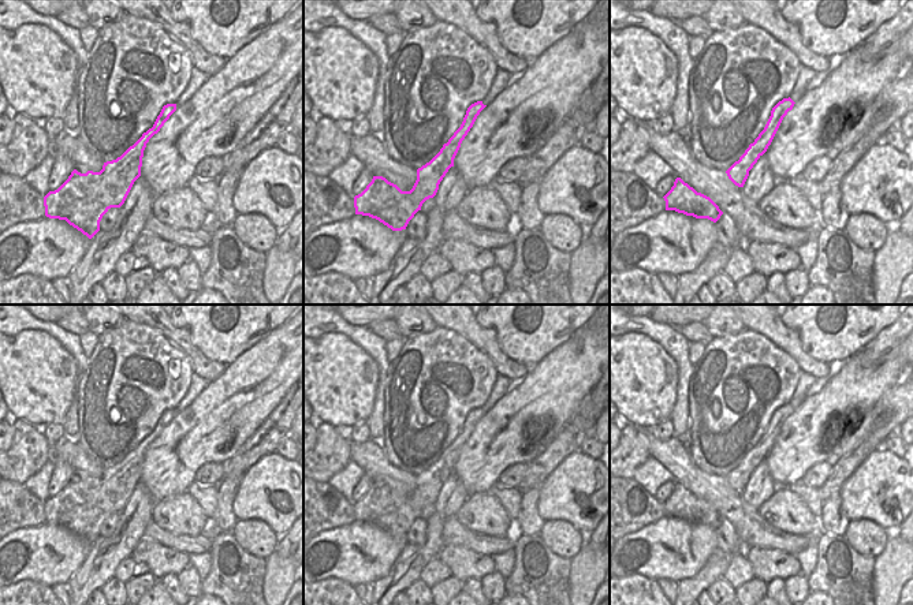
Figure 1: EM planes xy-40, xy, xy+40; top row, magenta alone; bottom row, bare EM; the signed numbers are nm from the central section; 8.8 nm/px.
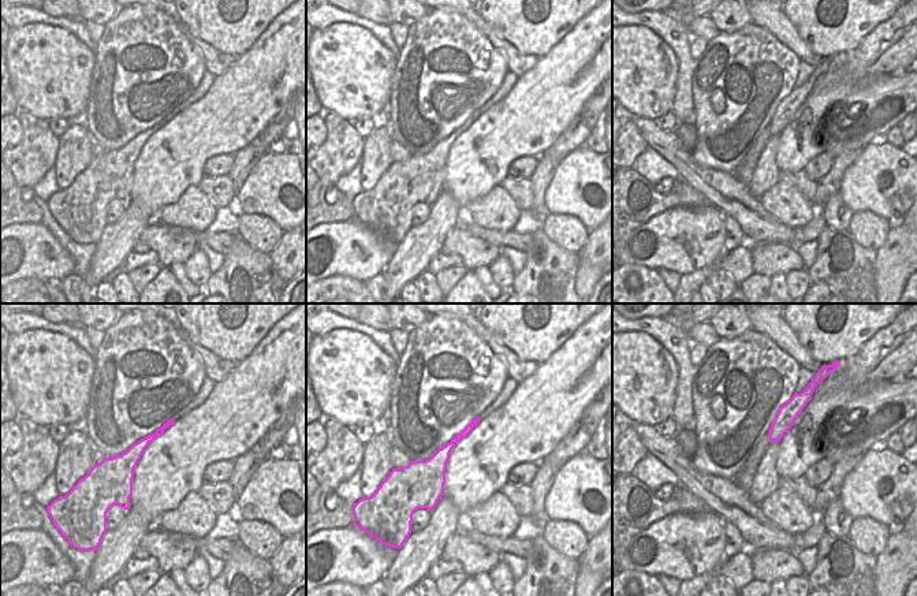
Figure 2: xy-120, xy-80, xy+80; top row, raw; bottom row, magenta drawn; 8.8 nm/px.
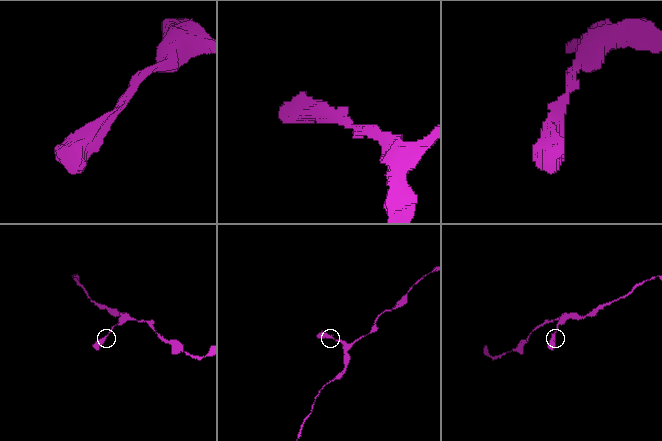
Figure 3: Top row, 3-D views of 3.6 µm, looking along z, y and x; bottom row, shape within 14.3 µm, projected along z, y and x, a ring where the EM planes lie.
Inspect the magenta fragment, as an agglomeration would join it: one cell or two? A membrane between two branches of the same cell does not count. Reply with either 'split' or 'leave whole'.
leave whole

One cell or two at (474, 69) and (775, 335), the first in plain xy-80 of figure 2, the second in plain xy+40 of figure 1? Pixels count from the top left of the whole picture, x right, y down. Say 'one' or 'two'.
two

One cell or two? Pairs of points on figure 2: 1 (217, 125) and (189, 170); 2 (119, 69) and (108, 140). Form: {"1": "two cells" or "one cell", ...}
{"1": "one cell", "2": "one cell"}

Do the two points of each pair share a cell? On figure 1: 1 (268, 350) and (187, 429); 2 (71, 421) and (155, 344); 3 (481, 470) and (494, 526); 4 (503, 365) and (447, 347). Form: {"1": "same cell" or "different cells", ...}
{"1": "same cell", "2": "different cells", "3": "different cells", "4": "different cells"}

